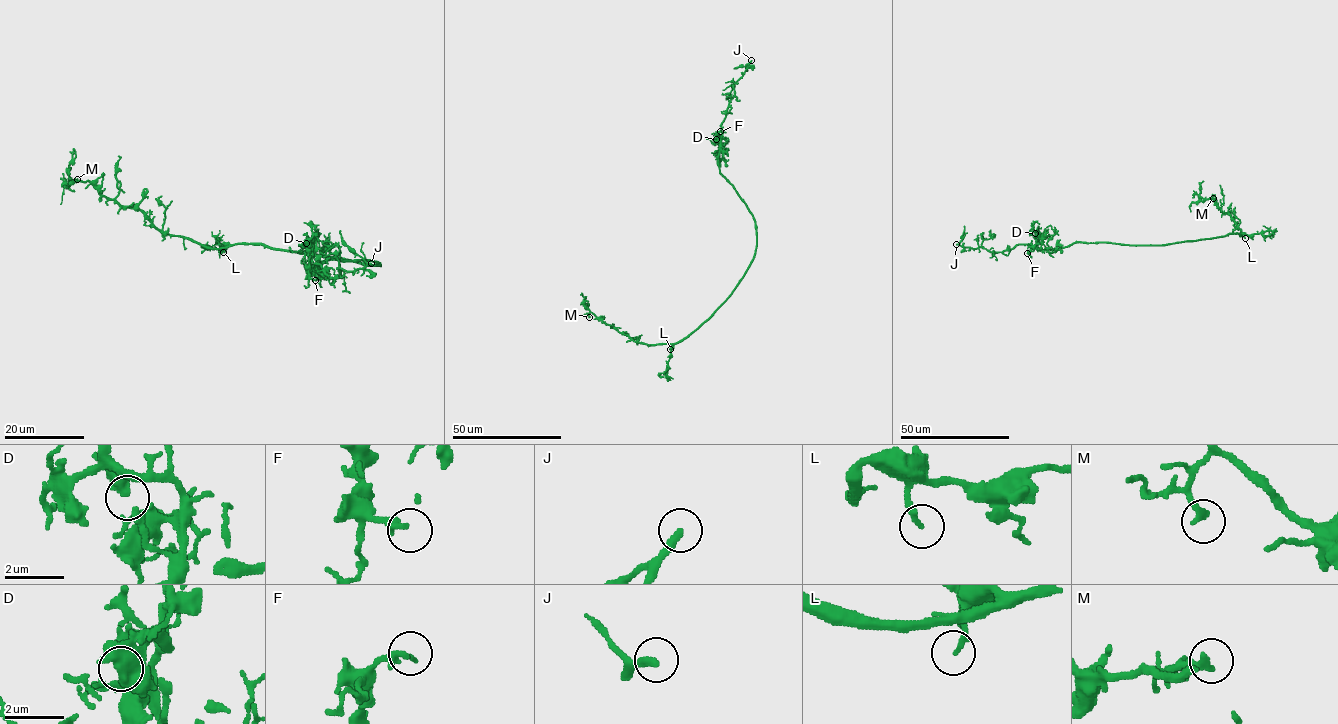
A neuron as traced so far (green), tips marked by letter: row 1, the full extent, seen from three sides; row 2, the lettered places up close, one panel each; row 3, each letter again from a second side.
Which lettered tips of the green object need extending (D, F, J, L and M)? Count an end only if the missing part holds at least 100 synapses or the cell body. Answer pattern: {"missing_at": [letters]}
{"missing_at": ["J"]}

